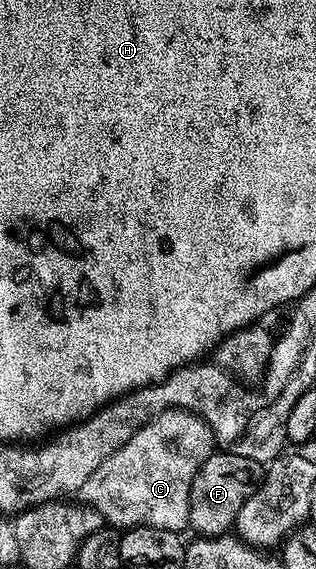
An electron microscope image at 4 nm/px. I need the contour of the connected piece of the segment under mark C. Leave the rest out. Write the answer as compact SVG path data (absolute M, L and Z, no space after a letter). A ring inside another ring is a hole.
M163 411L138 427L120 449L83 481L80 502L99 512L106 524L117 529L158 527L184 532L189 527L189 490L193 478L215 454L213 445L214 432L196 411Z

